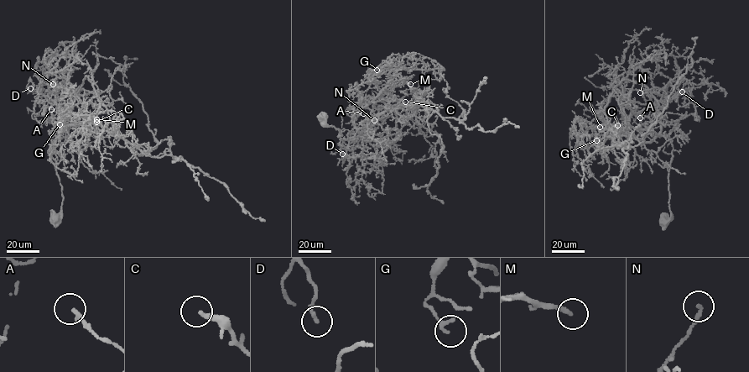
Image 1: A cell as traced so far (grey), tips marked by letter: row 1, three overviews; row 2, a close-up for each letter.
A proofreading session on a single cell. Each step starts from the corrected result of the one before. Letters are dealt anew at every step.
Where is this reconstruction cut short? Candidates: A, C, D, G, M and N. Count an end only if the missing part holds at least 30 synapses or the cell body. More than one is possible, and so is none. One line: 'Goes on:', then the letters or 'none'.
Goes on: C, M

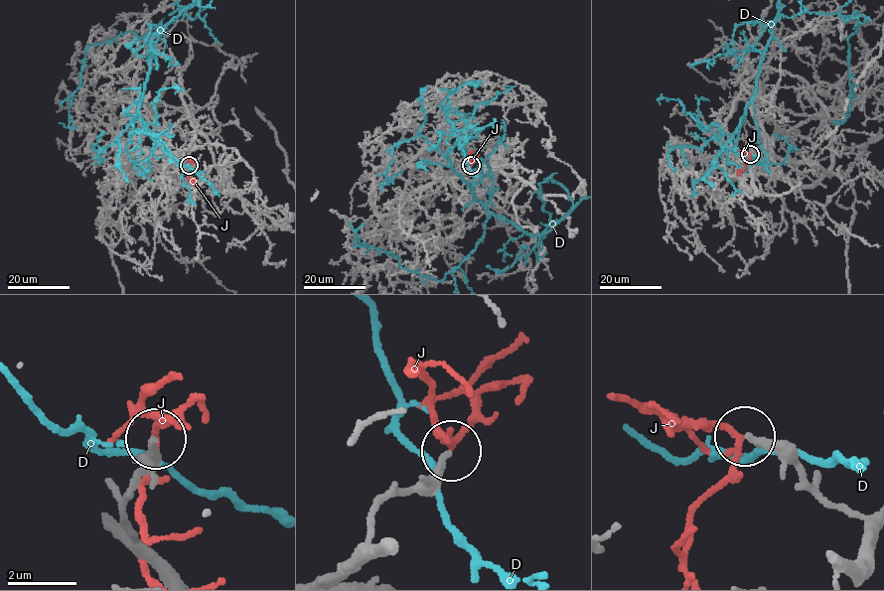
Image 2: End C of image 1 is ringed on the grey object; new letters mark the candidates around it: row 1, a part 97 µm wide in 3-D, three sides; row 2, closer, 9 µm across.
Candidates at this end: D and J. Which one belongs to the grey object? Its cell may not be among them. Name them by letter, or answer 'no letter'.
J

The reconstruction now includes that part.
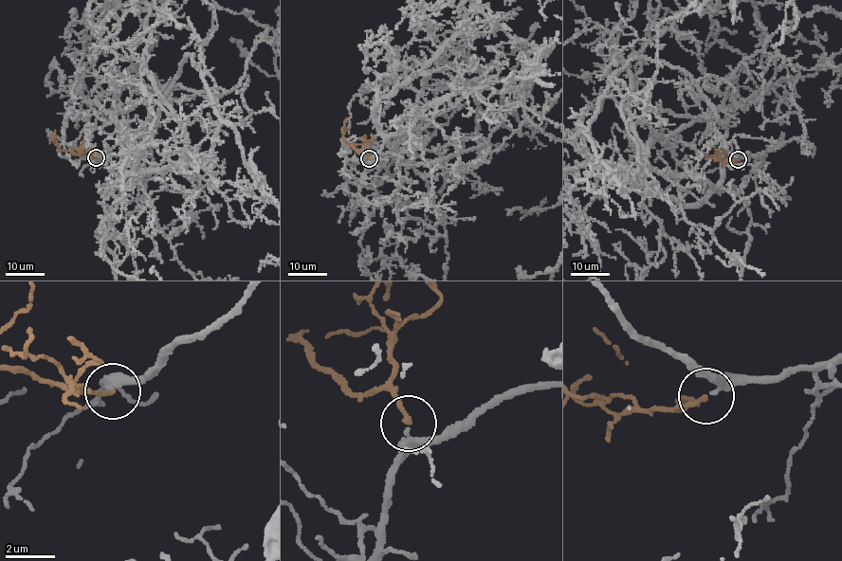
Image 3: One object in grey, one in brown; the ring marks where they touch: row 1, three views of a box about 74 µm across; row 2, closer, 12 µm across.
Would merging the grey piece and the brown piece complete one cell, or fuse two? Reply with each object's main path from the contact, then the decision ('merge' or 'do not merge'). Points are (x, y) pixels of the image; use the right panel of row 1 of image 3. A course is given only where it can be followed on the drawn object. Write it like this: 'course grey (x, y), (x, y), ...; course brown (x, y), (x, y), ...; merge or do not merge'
course grey (739, 159), (709, 114), (652, 109), (633, 127), (649, 165), (730, 190), (750, 218); course brown (739, 159), (727, 161), (704, 153); merge

